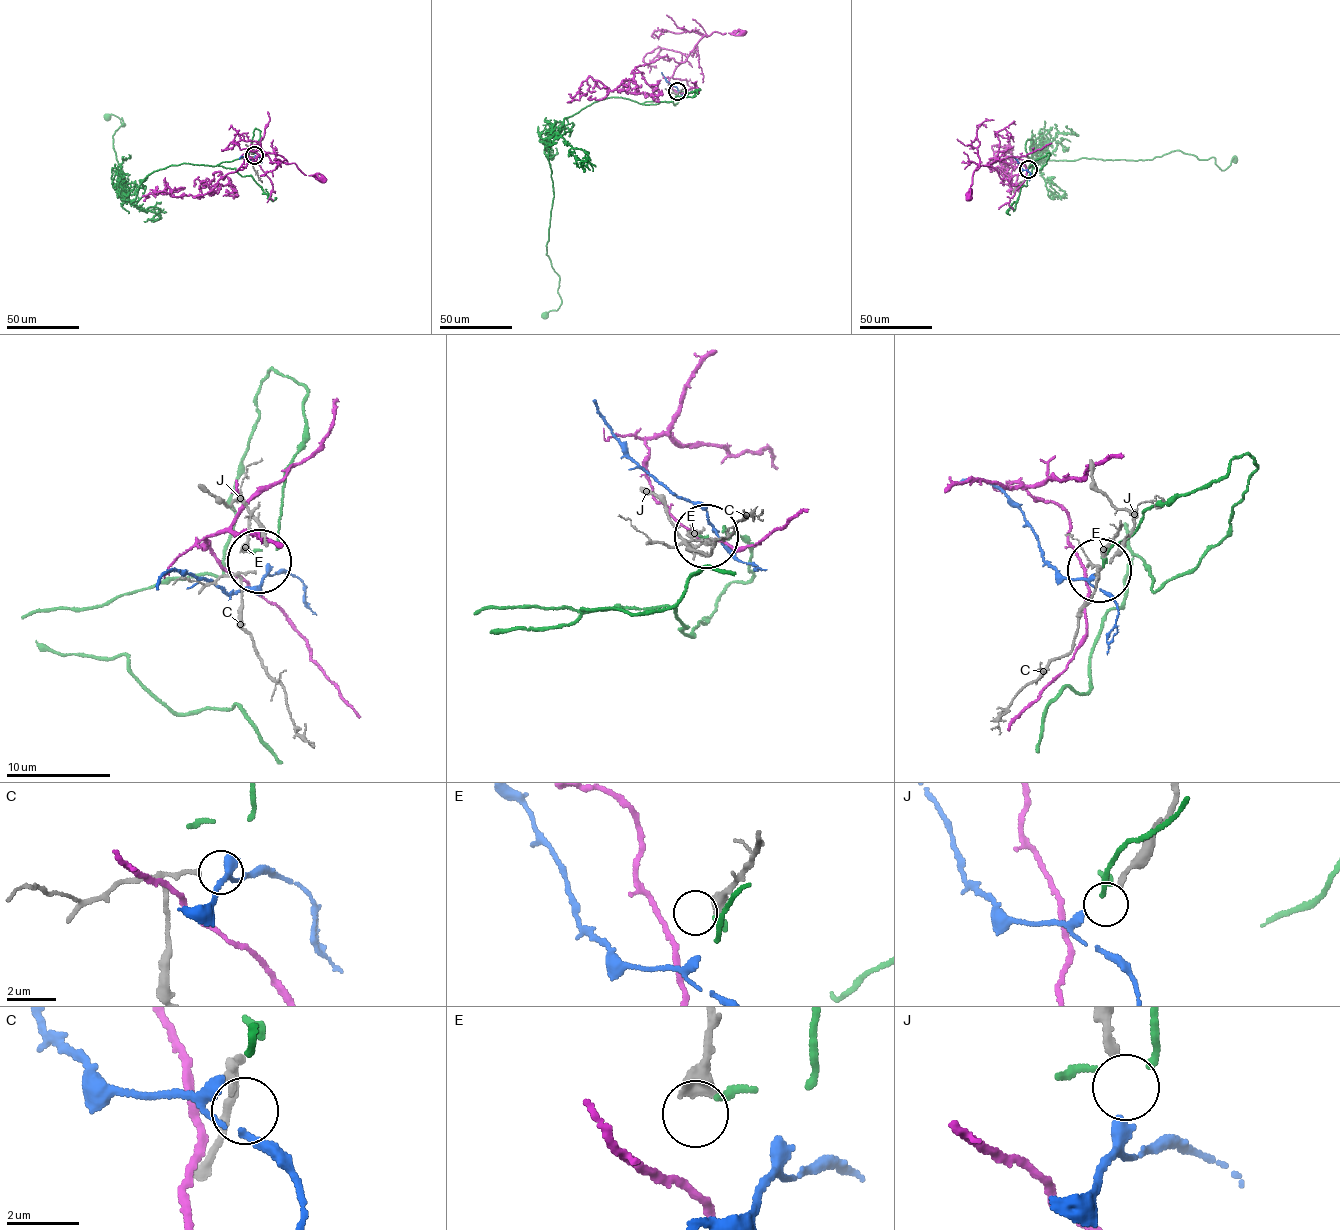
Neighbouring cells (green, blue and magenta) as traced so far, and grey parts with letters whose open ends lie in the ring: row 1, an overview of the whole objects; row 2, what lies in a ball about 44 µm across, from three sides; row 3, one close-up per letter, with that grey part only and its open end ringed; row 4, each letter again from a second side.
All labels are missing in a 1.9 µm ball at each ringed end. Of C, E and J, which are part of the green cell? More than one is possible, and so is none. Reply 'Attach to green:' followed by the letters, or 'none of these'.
Attach to green: none of these

